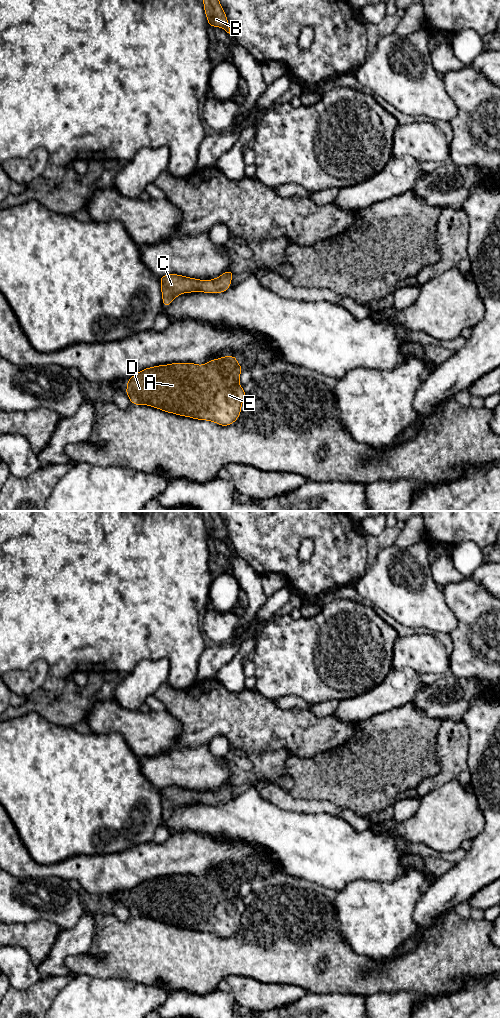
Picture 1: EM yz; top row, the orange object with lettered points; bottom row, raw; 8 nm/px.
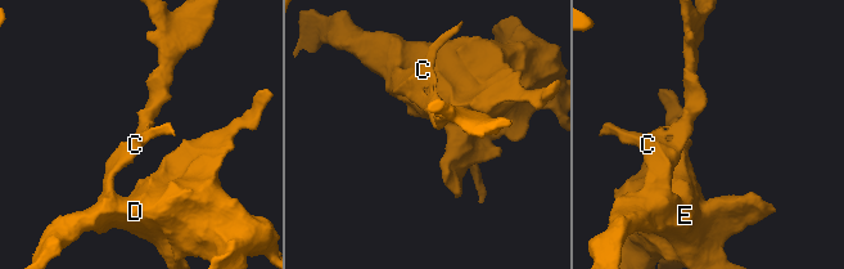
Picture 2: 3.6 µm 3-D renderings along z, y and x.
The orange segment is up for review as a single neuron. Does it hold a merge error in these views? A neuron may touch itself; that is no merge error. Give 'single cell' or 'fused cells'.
single cell

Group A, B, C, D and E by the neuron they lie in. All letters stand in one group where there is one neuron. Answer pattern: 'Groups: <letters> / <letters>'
Groups: A B C D E

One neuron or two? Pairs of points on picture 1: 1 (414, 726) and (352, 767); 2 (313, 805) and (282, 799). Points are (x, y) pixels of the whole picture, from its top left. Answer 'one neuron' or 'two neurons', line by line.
1: one neuron
2: one neuron

